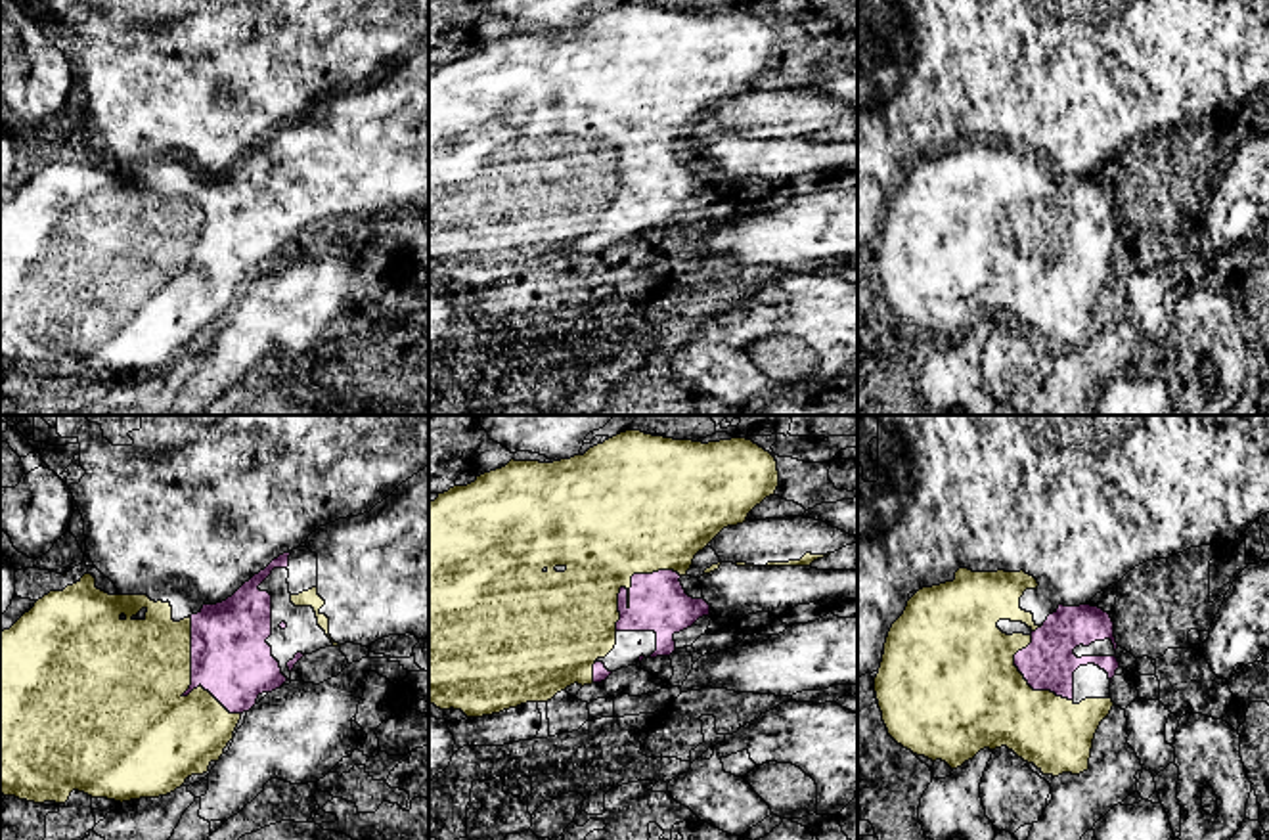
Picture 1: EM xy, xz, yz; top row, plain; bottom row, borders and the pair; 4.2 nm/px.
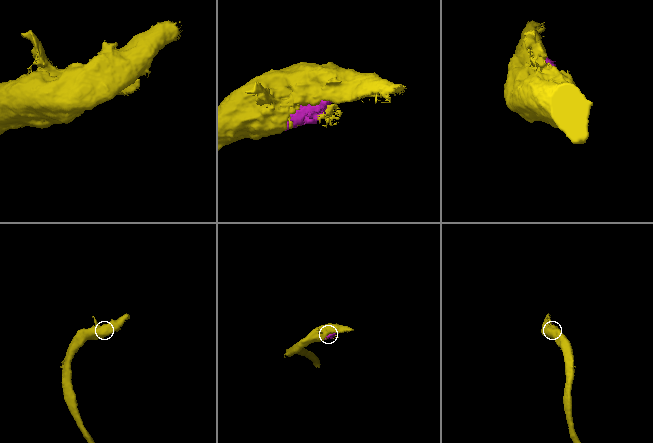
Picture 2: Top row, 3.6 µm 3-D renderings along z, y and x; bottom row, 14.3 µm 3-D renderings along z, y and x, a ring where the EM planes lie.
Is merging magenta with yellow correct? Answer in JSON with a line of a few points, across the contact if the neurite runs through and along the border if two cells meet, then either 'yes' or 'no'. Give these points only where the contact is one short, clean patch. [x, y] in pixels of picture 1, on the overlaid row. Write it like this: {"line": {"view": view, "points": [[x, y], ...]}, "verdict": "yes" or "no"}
{"verdict": "yes"}

